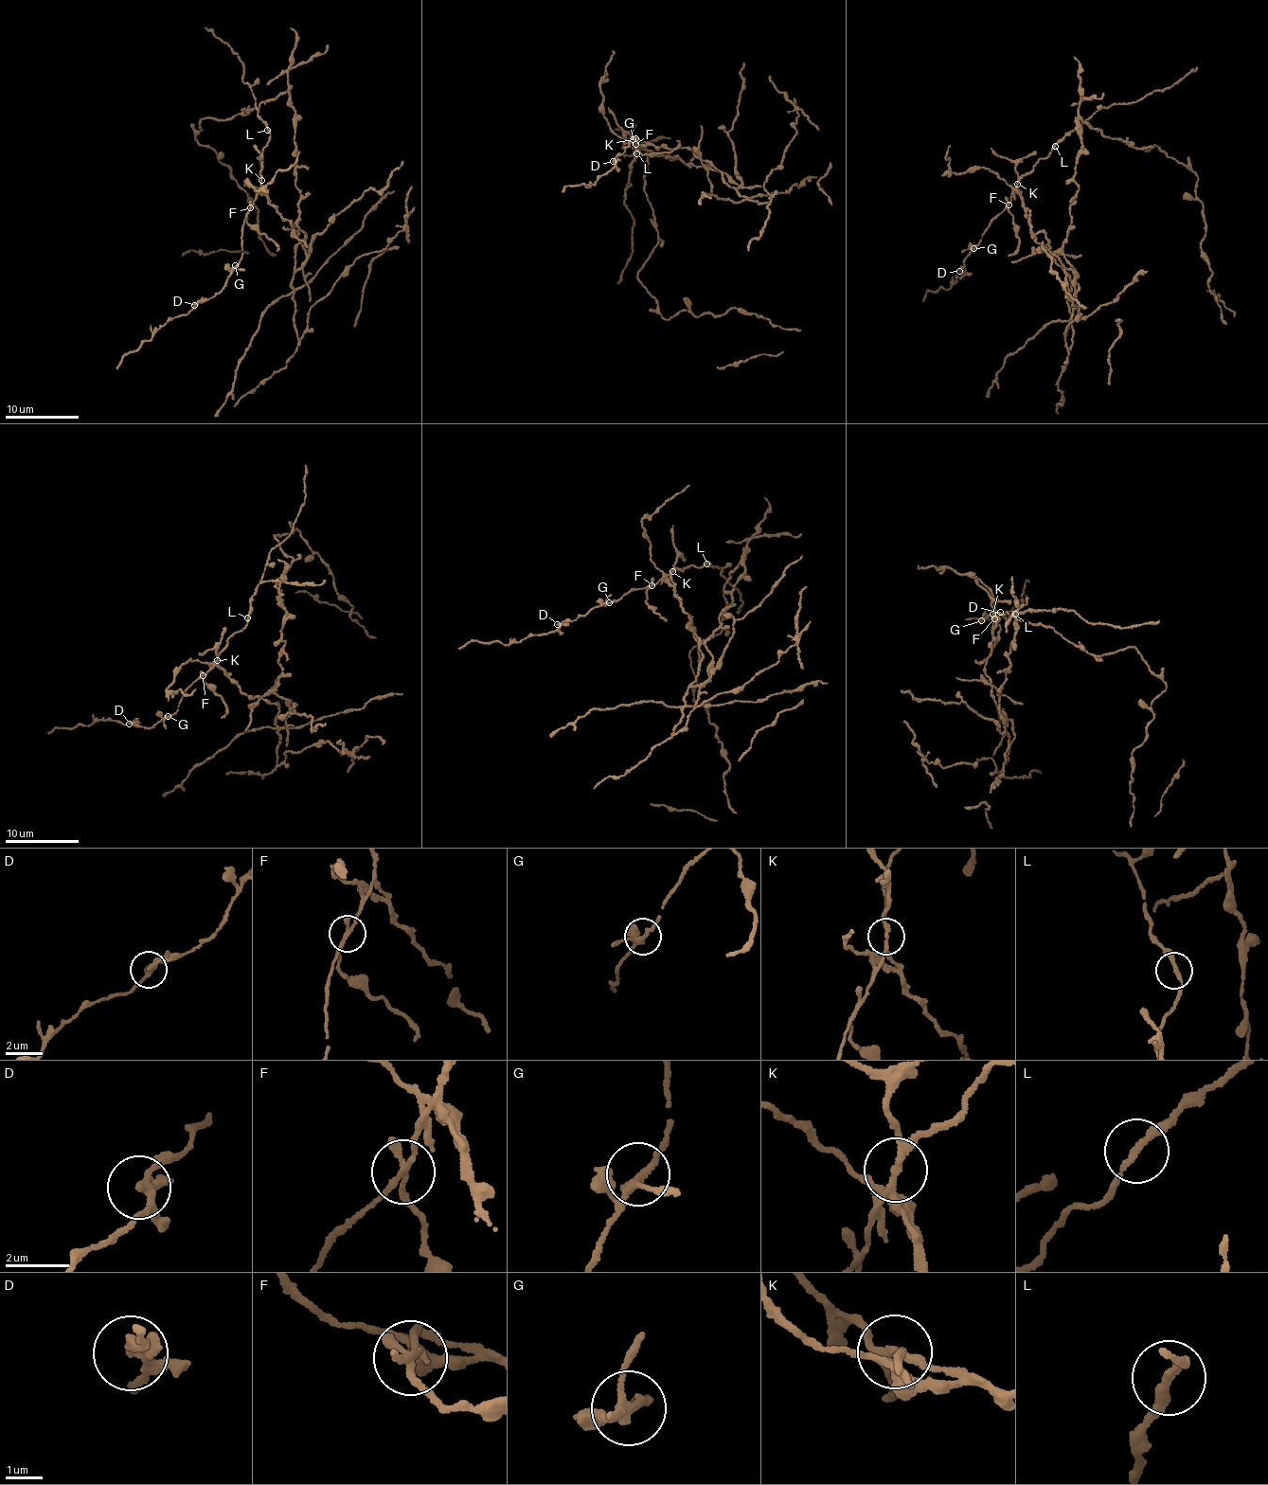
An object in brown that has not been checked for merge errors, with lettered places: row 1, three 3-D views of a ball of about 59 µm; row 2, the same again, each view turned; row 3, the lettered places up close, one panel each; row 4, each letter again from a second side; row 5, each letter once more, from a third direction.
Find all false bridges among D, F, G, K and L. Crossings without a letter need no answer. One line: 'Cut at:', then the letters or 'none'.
Cut at: F, K

